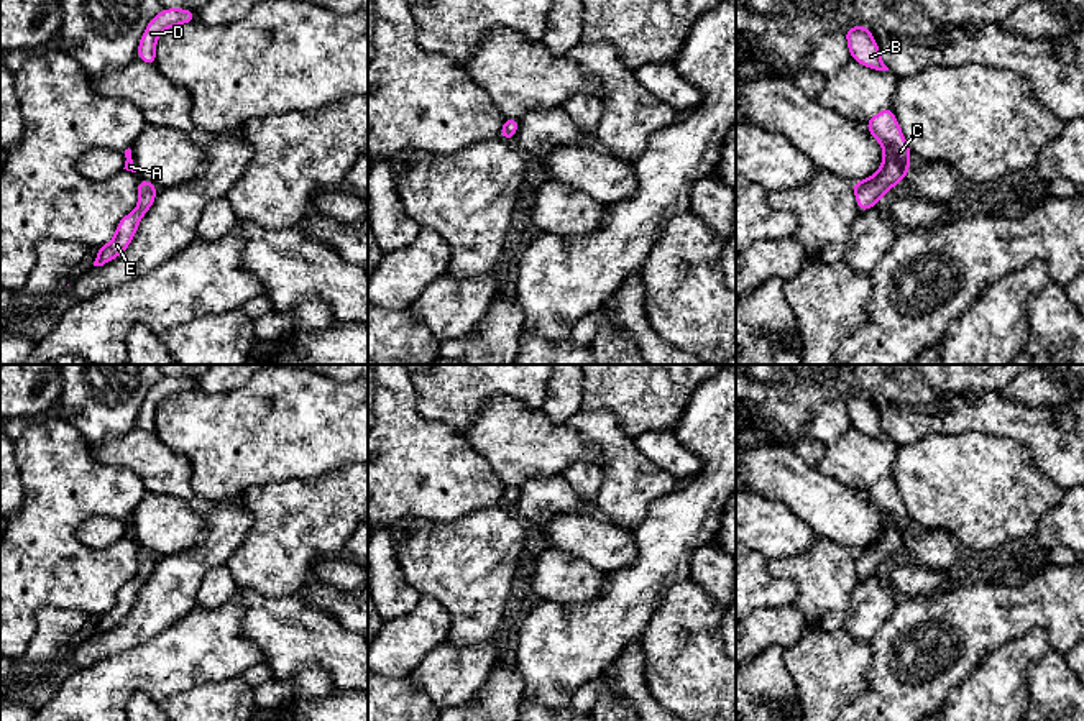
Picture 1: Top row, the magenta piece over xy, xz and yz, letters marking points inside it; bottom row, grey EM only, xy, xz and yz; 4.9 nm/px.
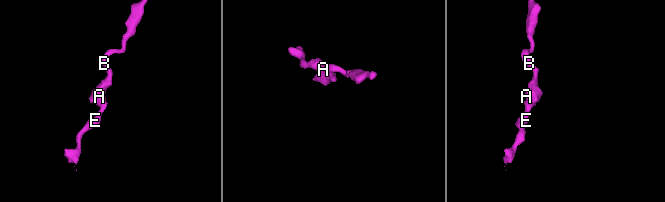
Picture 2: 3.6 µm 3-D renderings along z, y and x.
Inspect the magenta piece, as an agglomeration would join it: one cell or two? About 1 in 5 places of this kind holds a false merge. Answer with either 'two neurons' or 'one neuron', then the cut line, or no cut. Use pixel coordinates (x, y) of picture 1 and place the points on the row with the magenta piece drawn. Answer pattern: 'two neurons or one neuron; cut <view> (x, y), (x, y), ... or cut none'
one neuron; cut none

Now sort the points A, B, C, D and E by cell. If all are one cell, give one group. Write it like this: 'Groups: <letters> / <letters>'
Groups: A B C D E

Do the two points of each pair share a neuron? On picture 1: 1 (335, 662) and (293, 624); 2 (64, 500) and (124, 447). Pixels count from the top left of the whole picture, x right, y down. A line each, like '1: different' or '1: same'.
1: same
2: different

